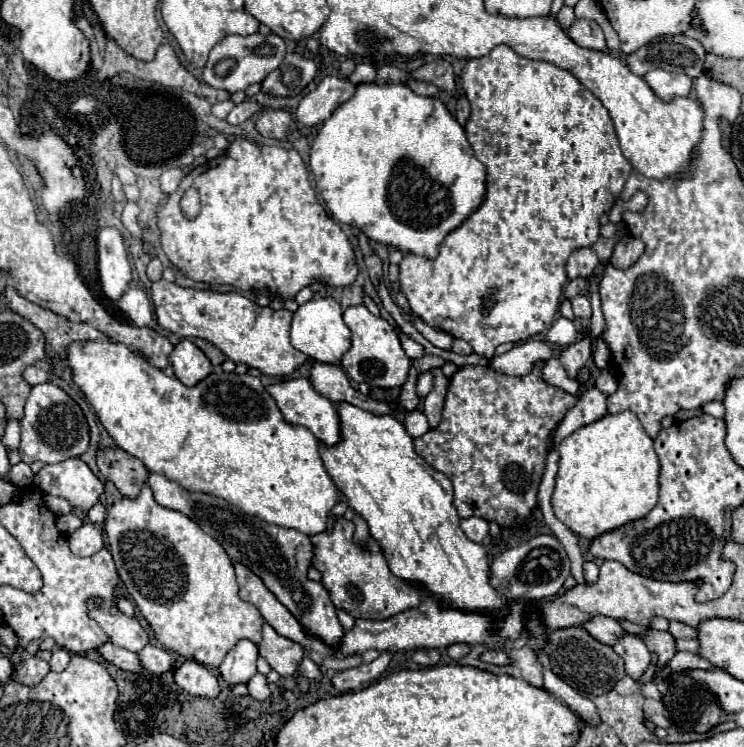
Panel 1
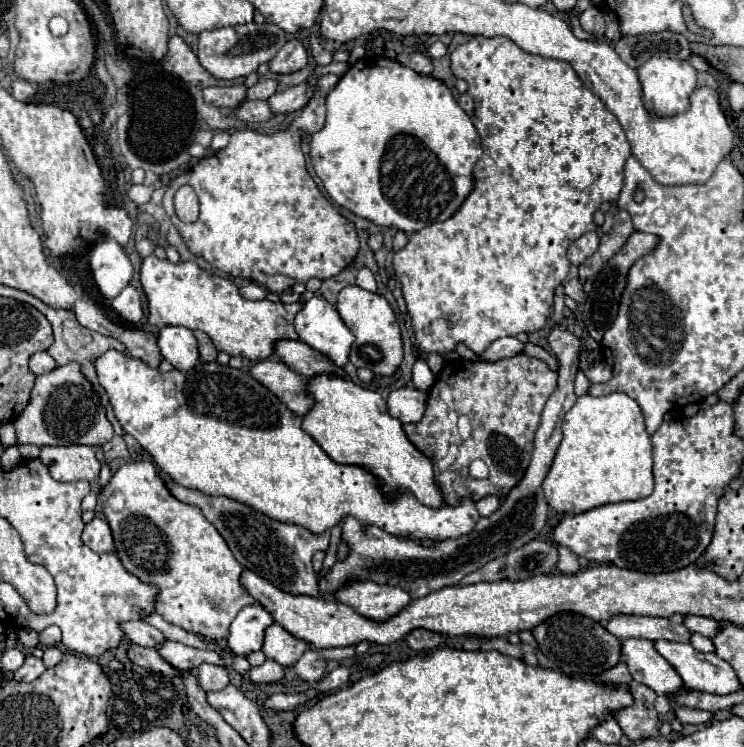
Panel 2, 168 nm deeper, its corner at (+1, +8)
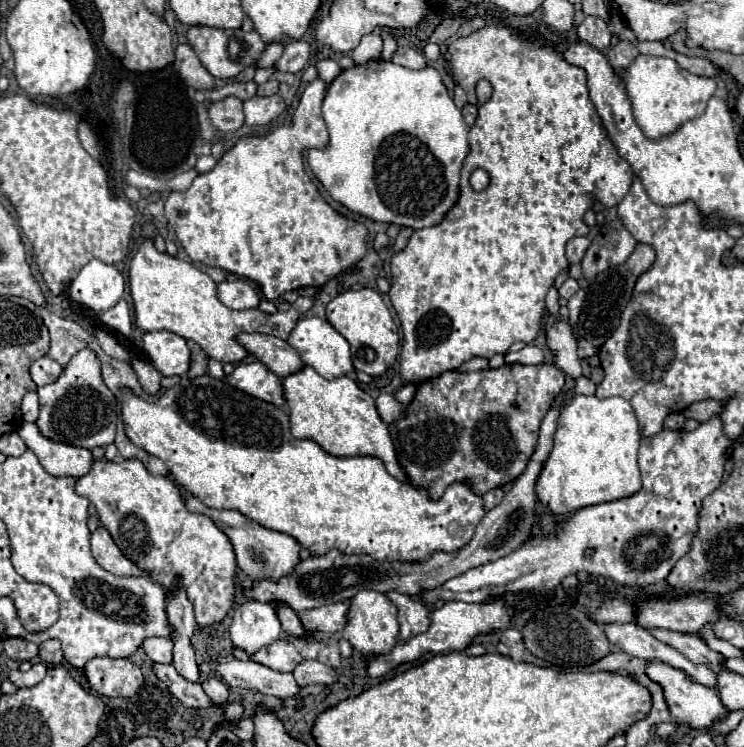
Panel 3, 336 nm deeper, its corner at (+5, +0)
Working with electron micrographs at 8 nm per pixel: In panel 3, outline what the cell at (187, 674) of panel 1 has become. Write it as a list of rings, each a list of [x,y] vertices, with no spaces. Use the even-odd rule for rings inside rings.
[[[205,678],[205,680],[201,682],[201,686],[203,686],[205,694],[207,694],[215,704],[227,702],[227,698],[229,698],[229,688],[227,688],[227,684],[221,682],[219,678]]]

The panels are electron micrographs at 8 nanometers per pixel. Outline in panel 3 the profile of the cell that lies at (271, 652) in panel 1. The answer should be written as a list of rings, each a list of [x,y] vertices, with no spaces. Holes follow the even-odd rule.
[[[277,638],[269,646],[261,648],[257,654],[253,654],[251,660],[265,664],[277,672],[293,672],[293,668],[303,660],[303,656],[299,654],[299,648],[293,640]]]

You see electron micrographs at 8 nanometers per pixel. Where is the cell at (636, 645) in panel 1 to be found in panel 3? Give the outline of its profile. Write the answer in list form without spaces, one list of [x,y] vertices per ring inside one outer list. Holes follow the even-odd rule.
[[[647,662],[645,666],[645,674],[657,682],[661,688],[663,688],[663,696],[665,696],[665,702],[667,702],[667,708],[671,712],[671,716],[681,722],[681,724],[687,724],[691,728],[711,728],[711,724],[719,718],[723,718],[727,714],[727,708],[721,704],[719,696],[715,690],[711,688],[703,688],[701,684],[691,684],[691,680],[687,680],[687,676],[683,676],[683,672],[679,672],[677,668],[671,668],[663,662]]]

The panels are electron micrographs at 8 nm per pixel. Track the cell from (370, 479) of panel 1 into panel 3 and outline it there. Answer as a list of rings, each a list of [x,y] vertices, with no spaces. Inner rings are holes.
[[[305,366],[303,370],[283,378],[283,390],[289,406],[291,434],[295,438],[313,440],[331,456],[375,456],[383,460],[391,476],[407,482],[407,474],[397,460],[387,424],[379,418],[373,398],[363,392],[351,378],[341,376],[327,380],[311,366]]]

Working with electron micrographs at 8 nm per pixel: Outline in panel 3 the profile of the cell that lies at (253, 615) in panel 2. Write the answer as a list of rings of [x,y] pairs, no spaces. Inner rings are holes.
[[[247,600],[241,604],[233,614],[229,636],[233,646],[245,650],[247,654],[255,654],[259,648],[283,636],[273,604],[257,600]]]

